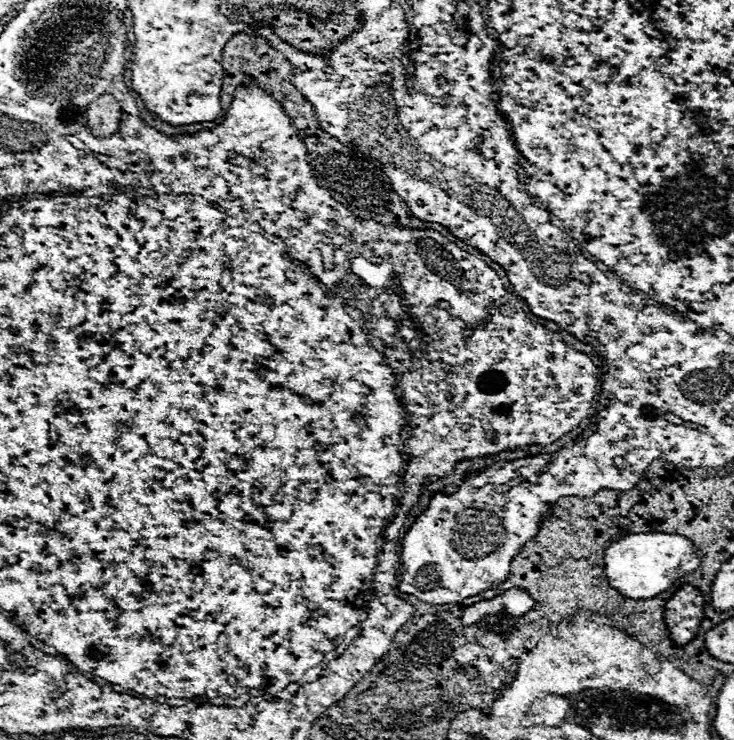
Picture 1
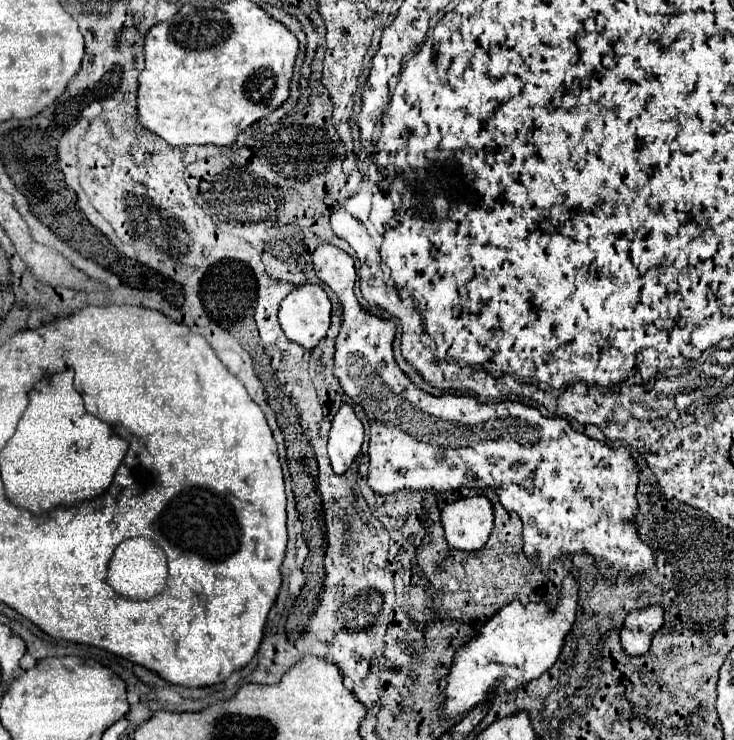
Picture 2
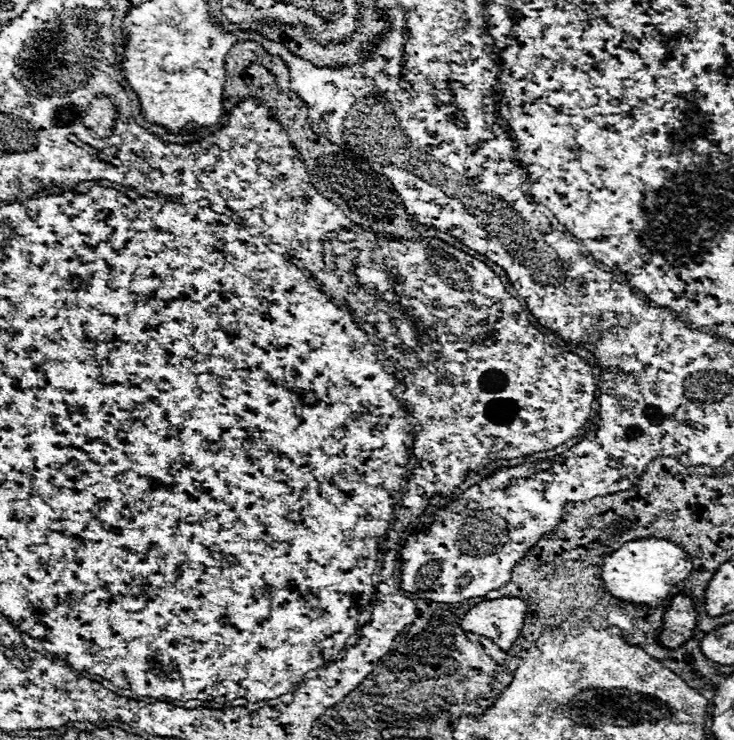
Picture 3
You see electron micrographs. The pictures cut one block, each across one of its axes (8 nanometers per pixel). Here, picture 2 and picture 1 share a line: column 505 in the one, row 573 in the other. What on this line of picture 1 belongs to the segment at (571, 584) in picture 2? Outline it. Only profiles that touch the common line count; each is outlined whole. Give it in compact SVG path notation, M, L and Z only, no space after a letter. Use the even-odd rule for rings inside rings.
M648 530L612 540L606 548L604 564L610 584L622 596L634 600L646 600L670 590L678 578L696 570L700 566L700 556L696 546L688 538L680 534L664 534Z

